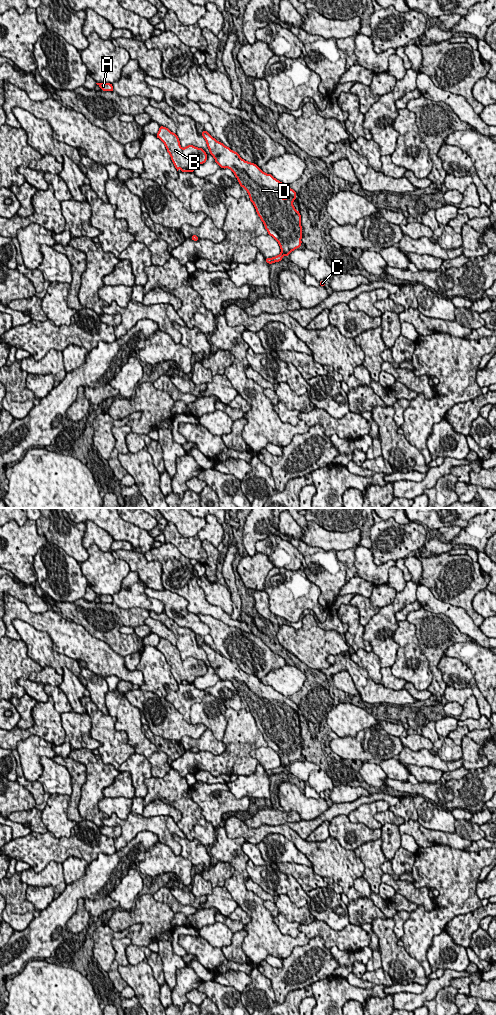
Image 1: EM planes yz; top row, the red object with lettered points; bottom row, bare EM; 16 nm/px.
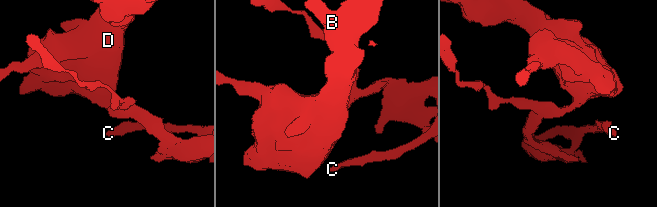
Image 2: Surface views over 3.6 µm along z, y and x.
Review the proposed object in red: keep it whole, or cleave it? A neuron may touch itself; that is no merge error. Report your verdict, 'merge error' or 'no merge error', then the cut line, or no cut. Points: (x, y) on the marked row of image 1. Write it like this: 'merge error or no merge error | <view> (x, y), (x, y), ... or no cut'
no merge error | no cut

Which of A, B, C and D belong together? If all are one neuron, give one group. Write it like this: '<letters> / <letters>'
A B C D

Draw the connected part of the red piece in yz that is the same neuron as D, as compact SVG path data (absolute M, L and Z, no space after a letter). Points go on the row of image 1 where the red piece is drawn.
M206 130L201 135L215 162L220 168L229 168L240 186L246 189L268 235L279 243L281 253L265 258L266 262L272 264L282 261L283 256L288 256L302 243L302 217L293 206L293 201L297 199L296 192L271 174L264 173L256 164L242 159L237 152L218 142Z

